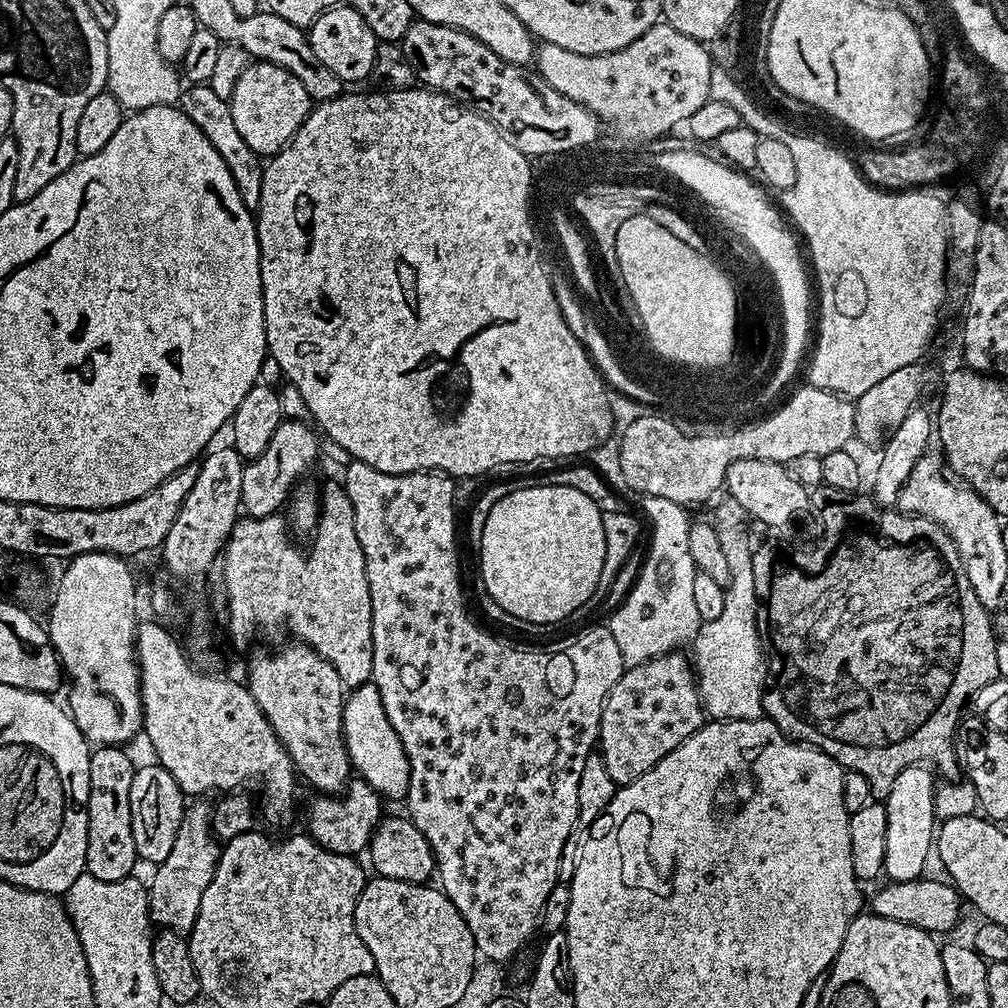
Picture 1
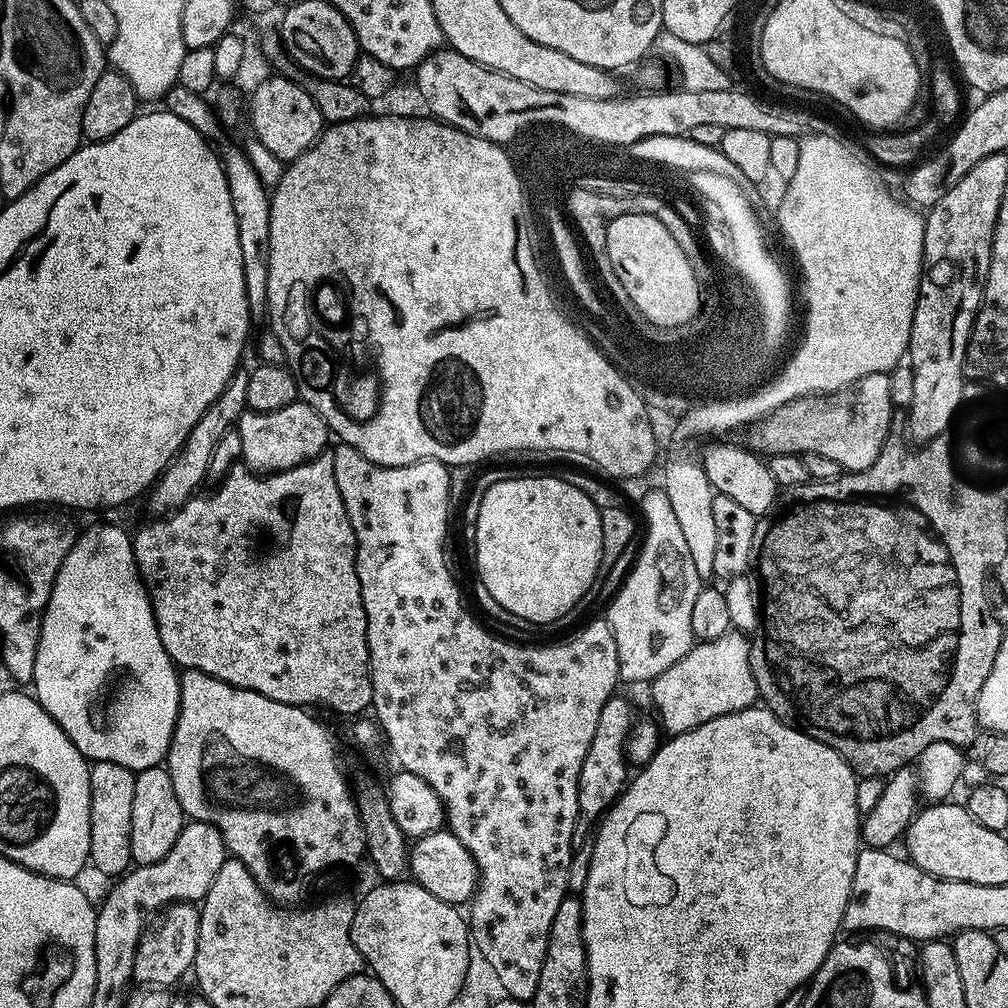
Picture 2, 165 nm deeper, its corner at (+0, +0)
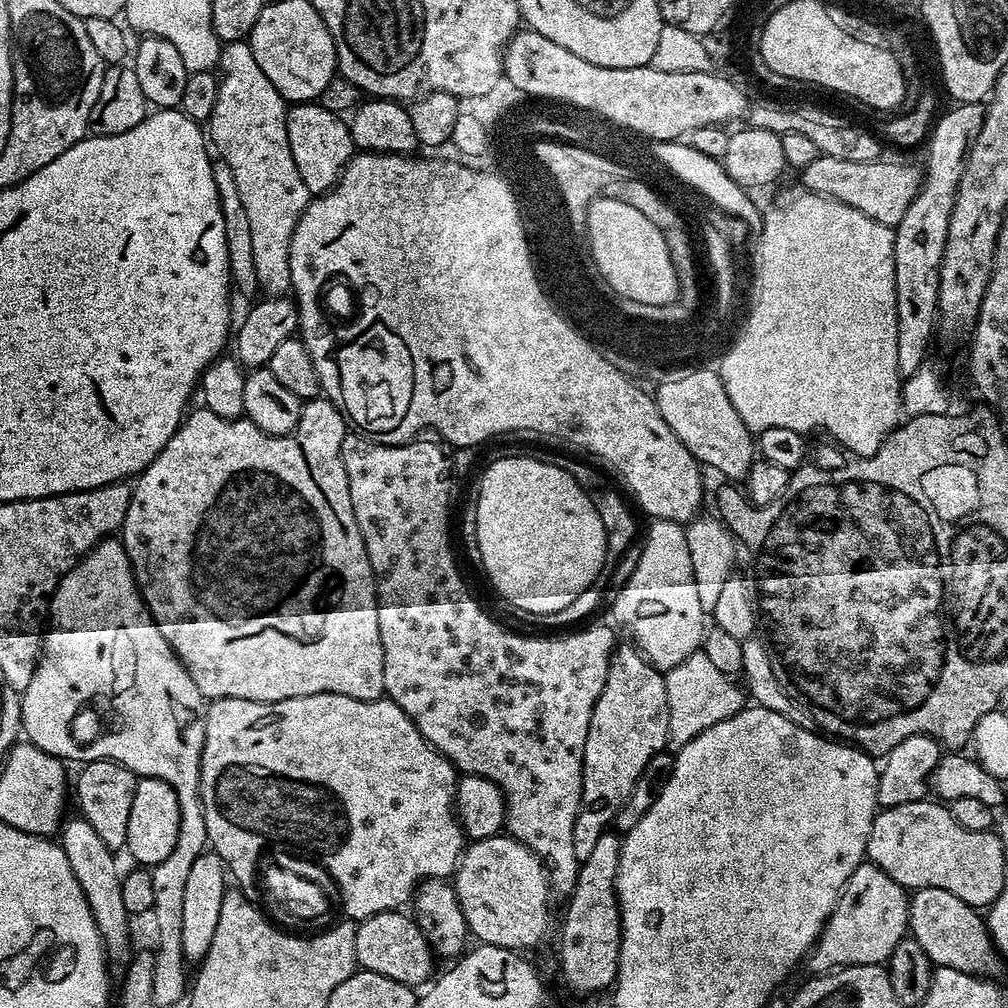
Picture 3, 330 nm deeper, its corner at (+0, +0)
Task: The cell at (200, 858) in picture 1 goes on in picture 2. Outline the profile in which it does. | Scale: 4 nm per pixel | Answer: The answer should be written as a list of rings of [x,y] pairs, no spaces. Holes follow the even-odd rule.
[[[179,902],[169,904],[167,908],[155,913],[149,919],[148,923],[144,925],[144,933],[142,934],[142,938],[138,942],[138,950],[136,951],[136,957],[134,958],[134,970],[132,971],[132,975],[134,977],[135,983],[140,986],[155,986],[161,990],[171,989],[171,984],[176,984],[180,979],[183,978],[184,975],[189,975],[190,969],[196,963],[196,951],[198,950],[198,926],[200,925],[200,910],[199,907],[195,903],[192,902]]]

